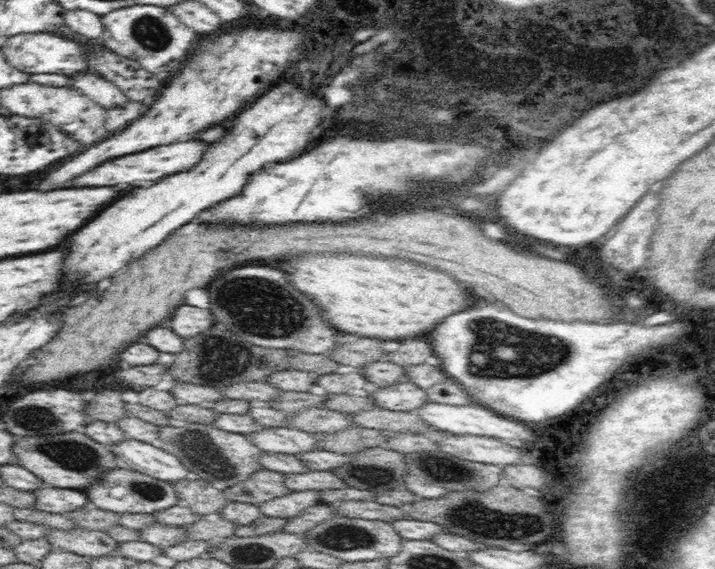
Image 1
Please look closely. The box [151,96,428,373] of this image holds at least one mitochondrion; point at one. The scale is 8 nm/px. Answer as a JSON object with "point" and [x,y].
{"point":[267,311]}

